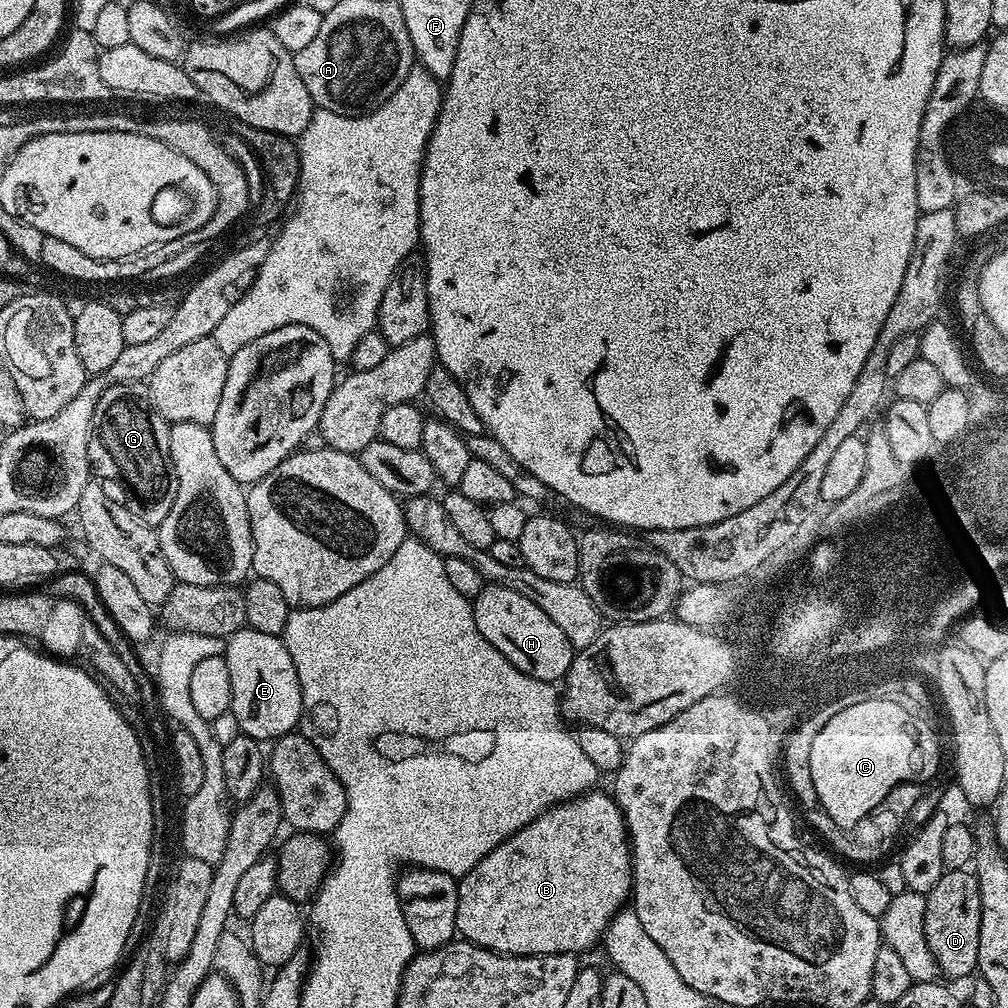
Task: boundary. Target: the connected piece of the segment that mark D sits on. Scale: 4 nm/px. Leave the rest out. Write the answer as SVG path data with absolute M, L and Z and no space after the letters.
M945 871L938 886L934 886L934 890L930 890L926 895L928 901L924 933L937 969L943 975L945 972L949 981L960 980L971 972L975 973L980 933L980 883L976 880L975 871Z

